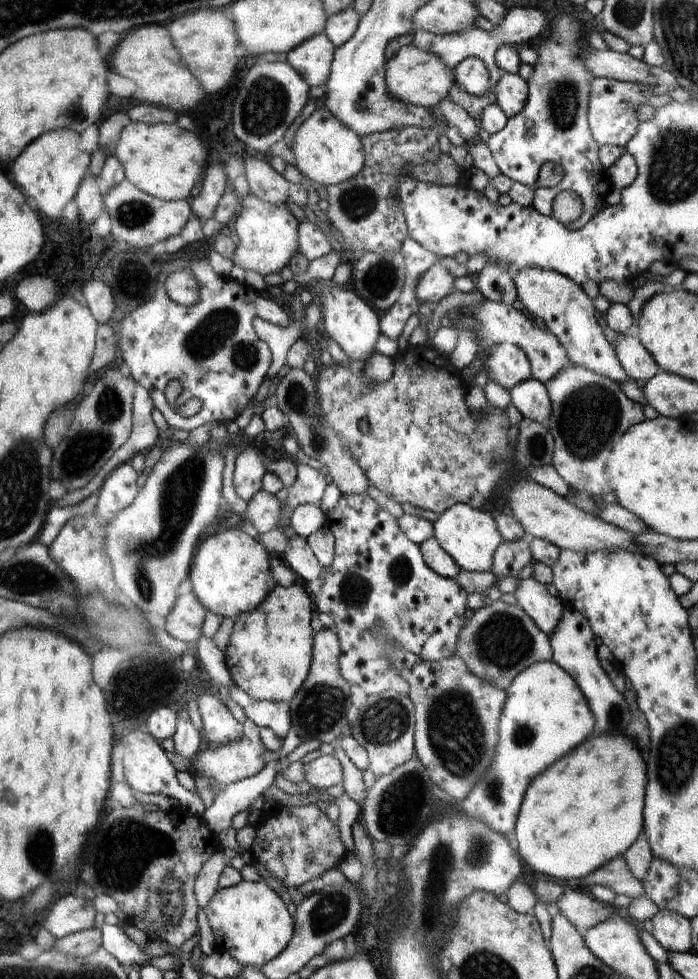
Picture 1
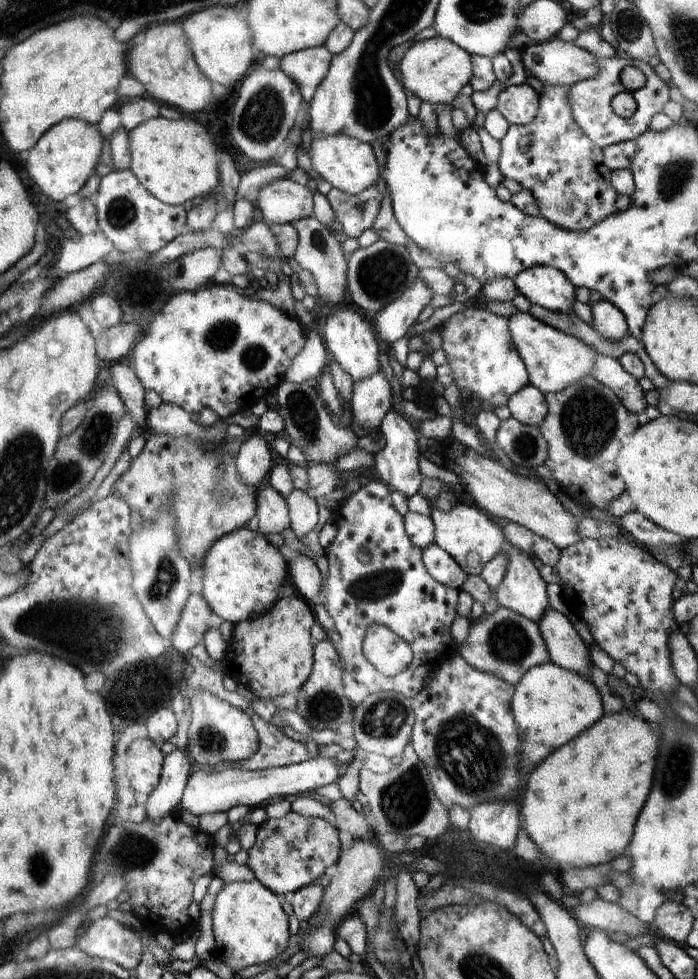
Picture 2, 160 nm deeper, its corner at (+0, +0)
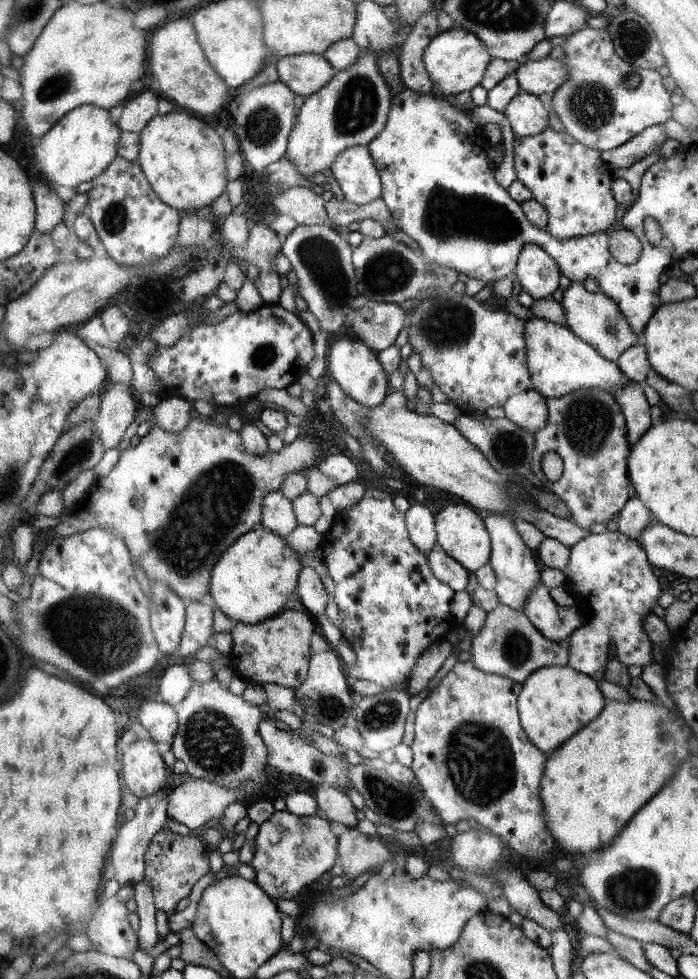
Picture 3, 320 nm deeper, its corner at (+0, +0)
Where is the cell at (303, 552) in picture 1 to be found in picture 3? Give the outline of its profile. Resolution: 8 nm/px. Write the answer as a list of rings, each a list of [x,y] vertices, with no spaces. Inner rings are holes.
[[[302,567],[297,578],[297,590],[304,610],[317,618],[325,614],[325,608],[330,595],[326,592],[324,584],[313,567]]]

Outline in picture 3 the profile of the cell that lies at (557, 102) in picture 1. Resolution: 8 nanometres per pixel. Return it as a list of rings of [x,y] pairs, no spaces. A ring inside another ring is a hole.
[[[550,127],[531,137],[515,138],[514,168],[517,179],[530,189],[532,196],[548,213],[545,228],[556,240],[572,240],[591,234],[610,232],[616,219],[618,205],[611,191],[614,180],[610,166],[601,159],[600,153],[574,140],[568,132],[555,132]]]

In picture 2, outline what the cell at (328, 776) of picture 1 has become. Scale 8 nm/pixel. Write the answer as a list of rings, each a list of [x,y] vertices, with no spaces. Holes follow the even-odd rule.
[[[317,756],[309,761],[296,763],[287,767],[270,767],[264,770],[251,771],[238,766],[228,766],[208,773],[198,771],[190,775],[183,795],[181,796],[181,812],[186,819],[194,821],[202,814],[227,813],[230,808],[245,804],[250,808],[265,805],[275,799],[287,798],[289,794],[310,792],[332,782],[341,782],[343,769],[332,760]]]

